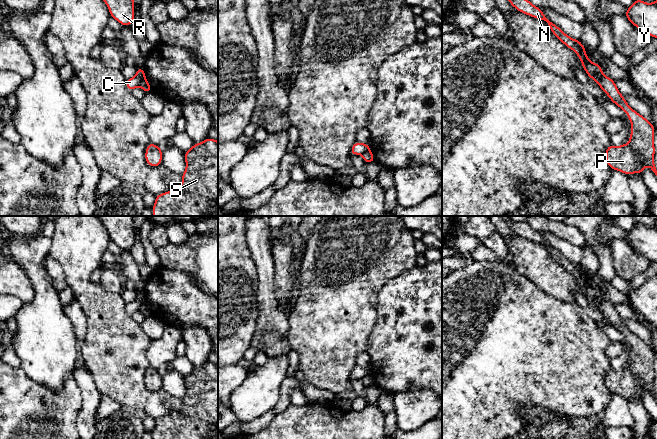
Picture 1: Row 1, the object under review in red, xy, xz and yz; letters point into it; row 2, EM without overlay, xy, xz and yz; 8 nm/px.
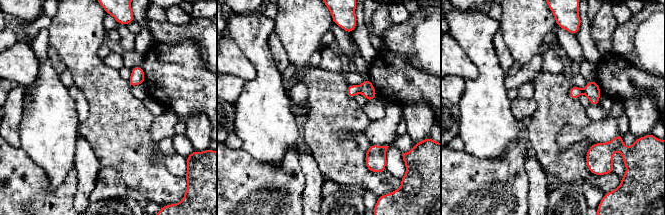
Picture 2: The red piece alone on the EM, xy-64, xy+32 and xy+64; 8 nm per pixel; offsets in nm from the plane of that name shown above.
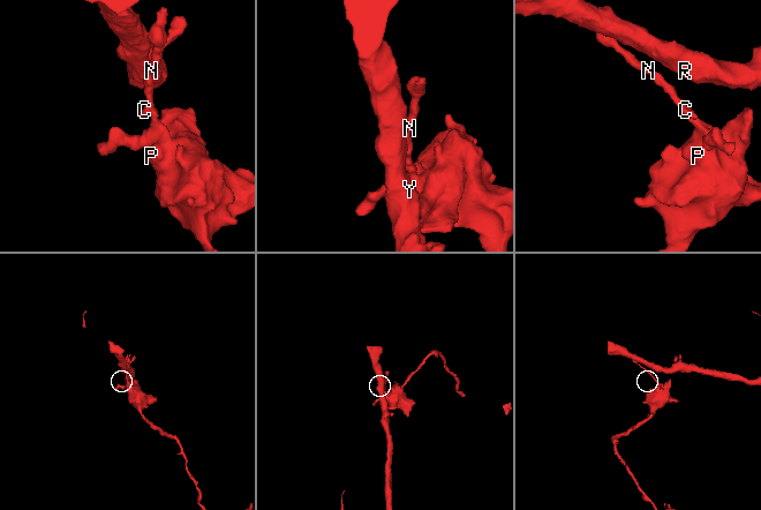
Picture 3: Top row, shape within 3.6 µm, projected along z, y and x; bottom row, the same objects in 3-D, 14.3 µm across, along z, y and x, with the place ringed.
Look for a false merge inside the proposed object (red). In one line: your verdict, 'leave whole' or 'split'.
split

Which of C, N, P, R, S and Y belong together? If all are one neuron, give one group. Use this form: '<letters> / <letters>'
C N R Y / P S

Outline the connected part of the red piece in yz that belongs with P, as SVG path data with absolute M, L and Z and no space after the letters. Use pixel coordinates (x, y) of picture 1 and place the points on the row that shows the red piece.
M603 75L598 85L609 96L610 102L622 109L631 122L629 143L618 147L611 144L607 146L605 152L607 165L612 171L618 170L627 176L632 173L642 175L643 168L648 166L657 176L654 164L654 125L629 106L624 96L618 91L615 81L610 77Z

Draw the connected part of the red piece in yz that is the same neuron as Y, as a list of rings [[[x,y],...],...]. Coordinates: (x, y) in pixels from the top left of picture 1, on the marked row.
[[[635,0],[624,16],[640,31],[657,38],[657,0],[654,3]]]

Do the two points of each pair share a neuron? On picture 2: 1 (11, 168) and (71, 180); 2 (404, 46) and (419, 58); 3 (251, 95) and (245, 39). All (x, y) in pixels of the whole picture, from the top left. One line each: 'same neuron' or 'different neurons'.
1: same neuron
2: same neuron
3: same neuron

